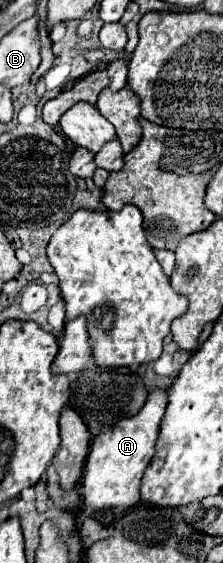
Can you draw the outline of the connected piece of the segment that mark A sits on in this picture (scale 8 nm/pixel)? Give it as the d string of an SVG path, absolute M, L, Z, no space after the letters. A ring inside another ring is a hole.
M169 388L163 390L153 390L149 392L149 398L141 412L131 418L123 418L117 424L113 424L107 432L101 432L93 442L91 442L91 452L85 464L85 476L83 476L83 502L85 506L91 508L115 508L115 506L135 506L139 502L139 484L143 478L143 472L147 464L151 462L155 454L155 444L159 436L159 422L163 420L163 412L167 410L167 392Z

